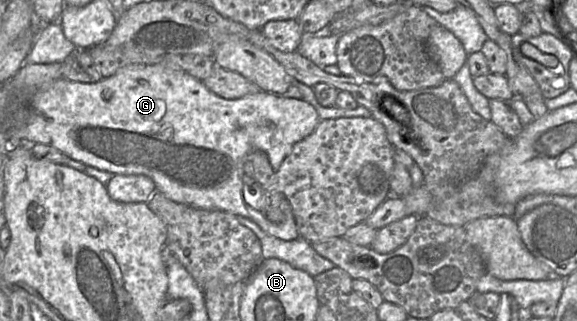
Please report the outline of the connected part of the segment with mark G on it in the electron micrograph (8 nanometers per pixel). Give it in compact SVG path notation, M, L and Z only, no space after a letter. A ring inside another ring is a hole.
M161 63L158 64L129 64L120 68L114 75L101 78L101 80L93 83L80 83L69 81L62 77L41 88L39 88L31 97L29 102L29 110L27 114L23 113L20 120L16 122L16 137L21 140L28 140L33 143L48 144L73 160L80 161L86 166L92 166L97 169L120 175L146 175L151 178L156 186L156 191L161 192L170 200L189 205L191 207L207 210L207 211L223 211L242 216L256 223L267 234L285 241L292 241L300 237L297 230L296 221L292 211L292 207L286 199L282 200L281 210L285 214L285 221L281 224L275 224L257 210L246 203L244 192L250 192L250 171L251 162L247 160L247 156L253 151L263 151L268 156L273 171L278 171L284 159L291 153L295 144L309 136L320 122L320 117L316 109L304 100L297 100L281 95L275 95L267 92L258 92L246 97L227 100L212 91L210 91L203 81L191 76L190 74Z

